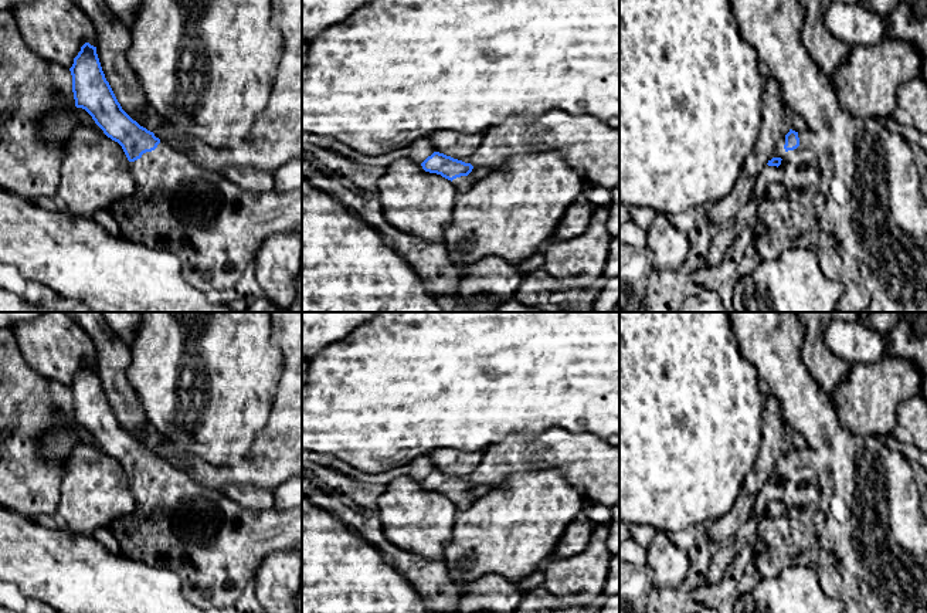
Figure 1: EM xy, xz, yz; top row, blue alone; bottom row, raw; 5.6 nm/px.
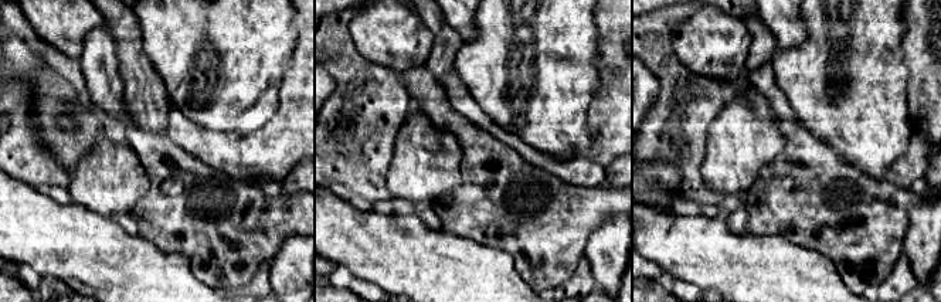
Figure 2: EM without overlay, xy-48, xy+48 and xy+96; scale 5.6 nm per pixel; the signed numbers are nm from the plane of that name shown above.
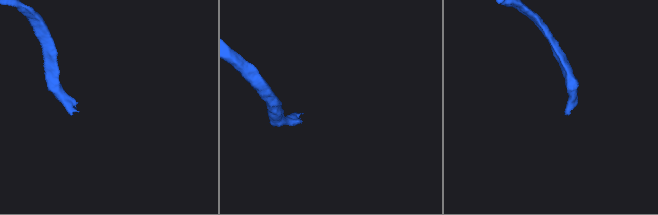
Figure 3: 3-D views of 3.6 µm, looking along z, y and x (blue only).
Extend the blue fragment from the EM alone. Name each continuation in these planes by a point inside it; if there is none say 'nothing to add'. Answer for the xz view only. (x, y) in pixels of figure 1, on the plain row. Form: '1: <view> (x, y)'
1: xz (461, 501)

